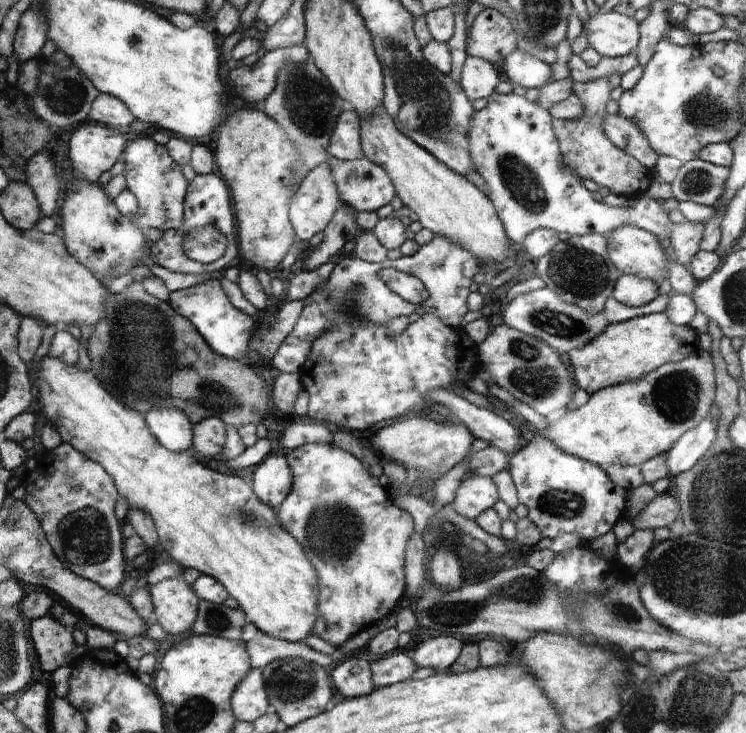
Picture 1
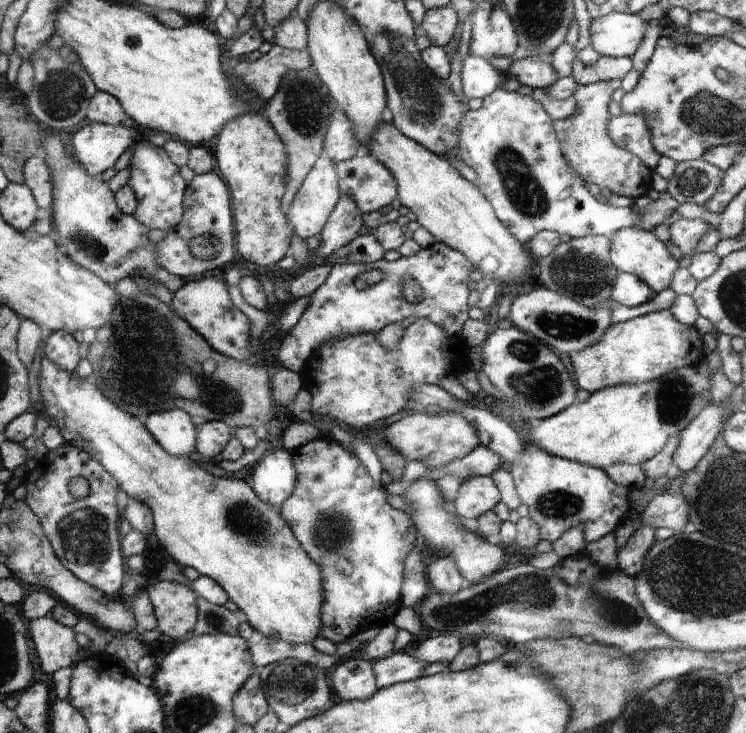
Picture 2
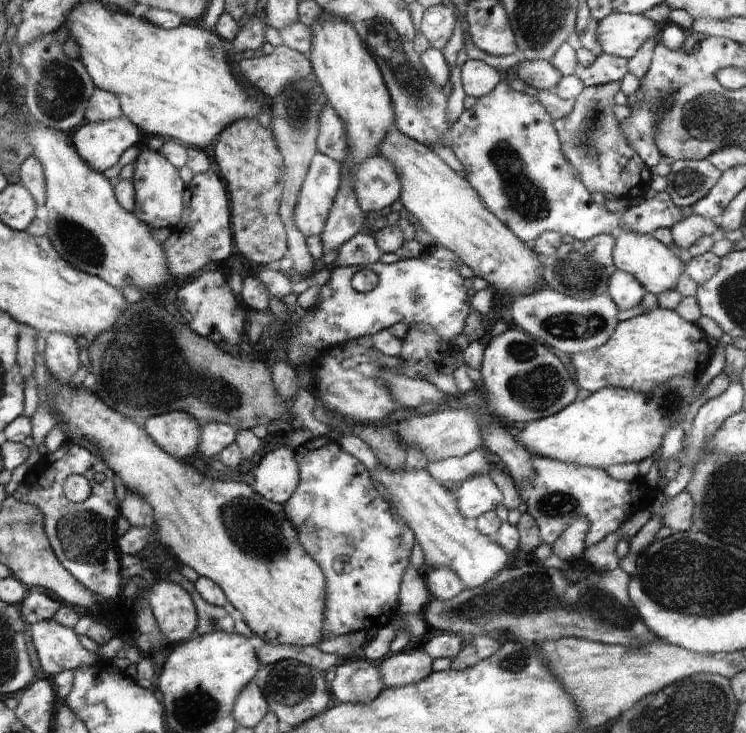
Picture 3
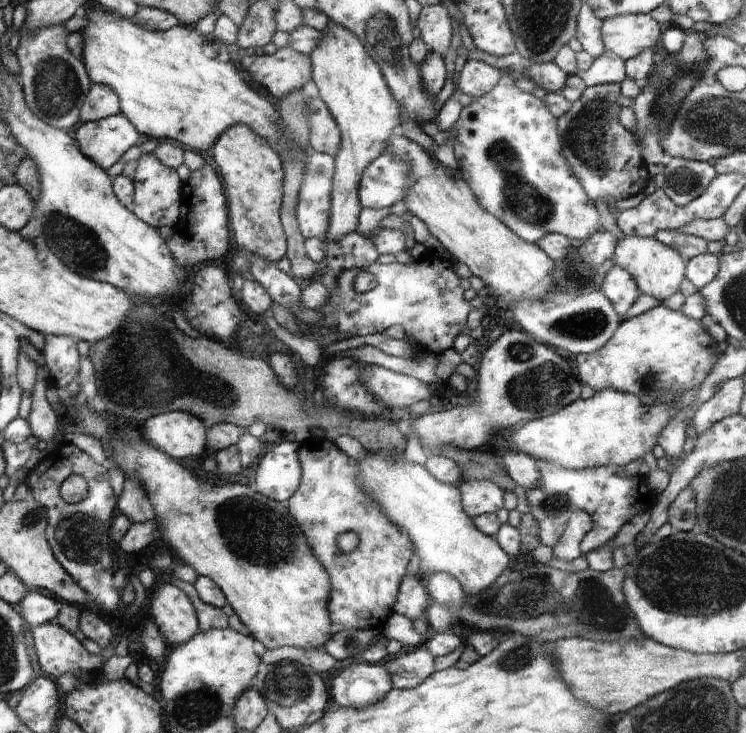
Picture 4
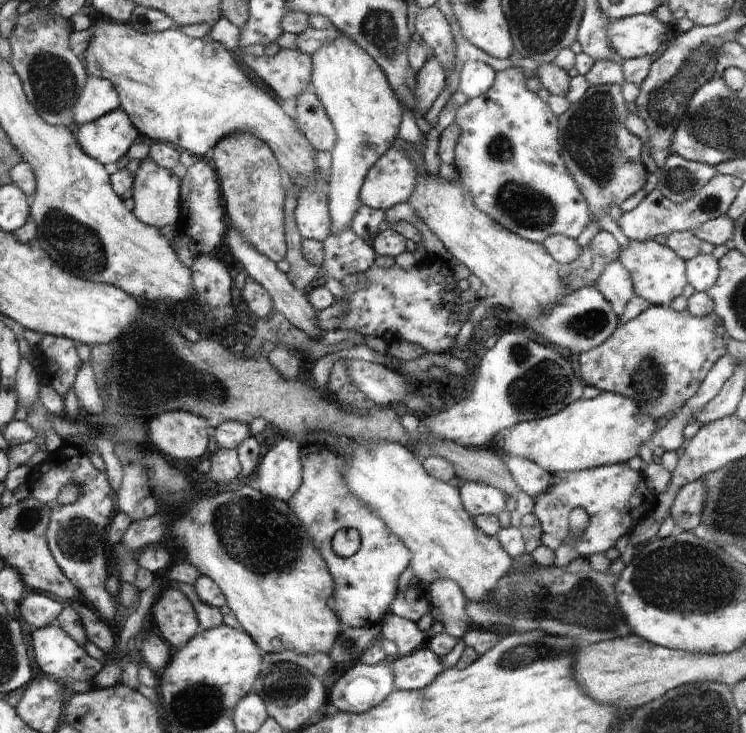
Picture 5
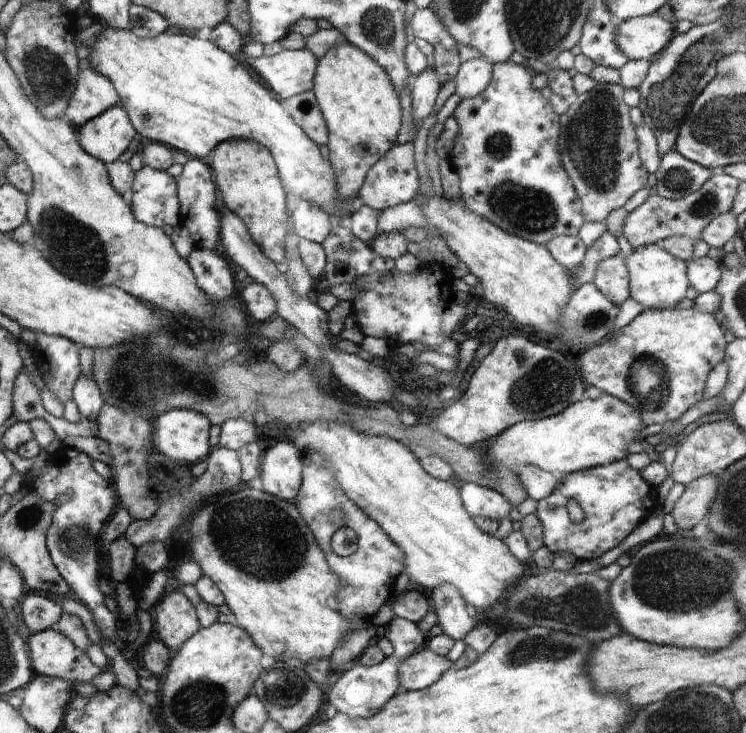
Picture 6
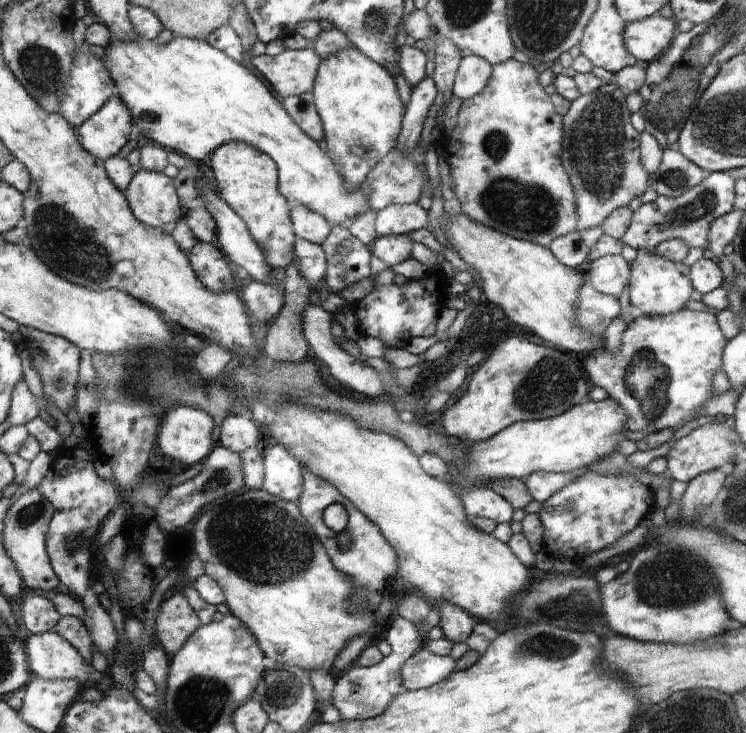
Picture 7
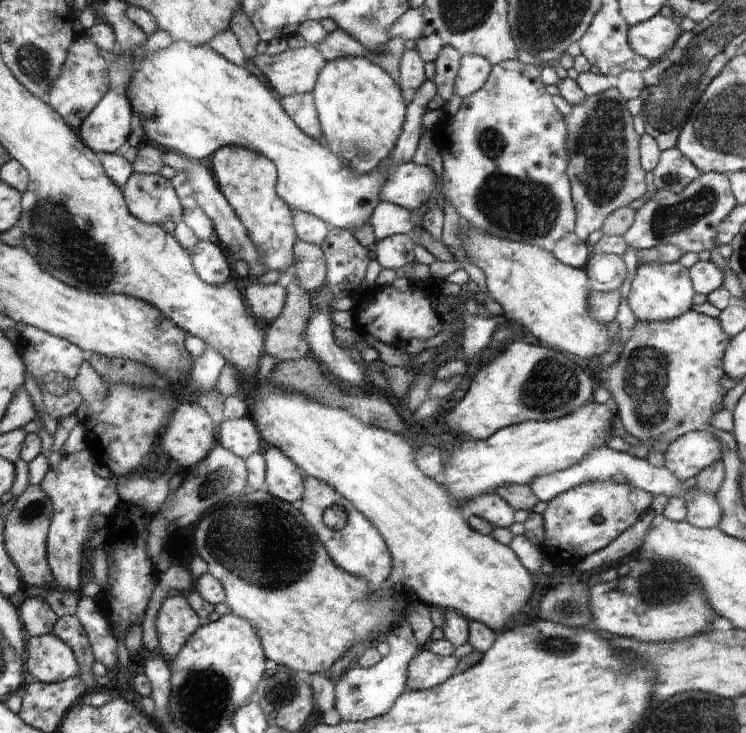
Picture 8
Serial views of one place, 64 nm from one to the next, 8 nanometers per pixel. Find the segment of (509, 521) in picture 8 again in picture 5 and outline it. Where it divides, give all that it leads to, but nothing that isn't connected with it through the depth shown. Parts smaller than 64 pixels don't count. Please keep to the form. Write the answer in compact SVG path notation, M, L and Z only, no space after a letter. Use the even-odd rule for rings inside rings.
M466 481L459 488L463 505L473 517L497 516L506 509L506 495L494 486Z

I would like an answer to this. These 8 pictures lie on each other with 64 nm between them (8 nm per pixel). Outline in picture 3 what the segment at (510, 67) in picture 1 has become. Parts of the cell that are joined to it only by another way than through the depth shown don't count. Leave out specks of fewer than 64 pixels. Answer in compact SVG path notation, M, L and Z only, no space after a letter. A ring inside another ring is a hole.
M524 60L518 63L518 78L537 90L552 91L560 84L564 77L558 68L554 68L550 61Z

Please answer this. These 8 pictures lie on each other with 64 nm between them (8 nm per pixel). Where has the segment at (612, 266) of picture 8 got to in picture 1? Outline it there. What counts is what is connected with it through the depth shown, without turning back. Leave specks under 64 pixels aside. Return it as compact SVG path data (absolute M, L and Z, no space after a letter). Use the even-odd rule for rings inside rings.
M622 273L616 281L611 297L622 304L639 307L652 302L659 295L658 287L655 281Z

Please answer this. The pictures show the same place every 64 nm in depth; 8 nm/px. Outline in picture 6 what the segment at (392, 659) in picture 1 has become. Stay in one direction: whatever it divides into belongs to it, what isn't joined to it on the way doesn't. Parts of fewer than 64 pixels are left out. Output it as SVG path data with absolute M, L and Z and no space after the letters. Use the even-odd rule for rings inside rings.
M426 646L402 662L399 681L404 691L419 691L430 688L447 670L454 668L448 658L437 655Z

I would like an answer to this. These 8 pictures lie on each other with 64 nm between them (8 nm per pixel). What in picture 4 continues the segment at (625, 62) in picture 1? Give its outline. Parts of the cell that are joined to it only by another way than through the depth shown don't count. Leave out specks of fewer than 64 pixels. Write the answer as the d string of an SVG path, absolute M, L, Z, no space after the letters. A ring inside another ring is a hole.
M604 52L588 67L588 70L577 70L576 74L584 80L587 87L618 83L626 78L625 61L615 54Z

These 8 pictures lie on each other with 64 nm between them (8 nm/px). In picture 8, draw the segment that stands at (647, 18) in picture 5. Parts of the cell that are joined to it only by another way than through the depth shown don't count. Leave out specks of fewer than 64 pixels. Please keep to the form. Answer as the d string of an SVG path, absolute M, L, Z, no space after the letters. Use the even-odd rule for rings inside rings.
M658 14L640 25L630 27L628 41L633 52L650 62L656 62L675 47L680 36L682 30L679 21Z

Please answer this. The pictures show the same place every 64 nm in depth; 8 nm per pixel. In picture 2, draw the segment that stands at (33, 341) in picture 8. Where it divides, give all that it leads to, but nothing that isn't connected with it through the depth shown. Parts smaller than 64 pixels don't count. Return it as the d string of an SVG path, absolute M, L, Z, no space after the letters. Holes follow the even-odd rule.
M64 330L54 331L46 337L46 356L50 362L56 362L56 366L63 367L68 372L75 372L80 350L79 342Z

